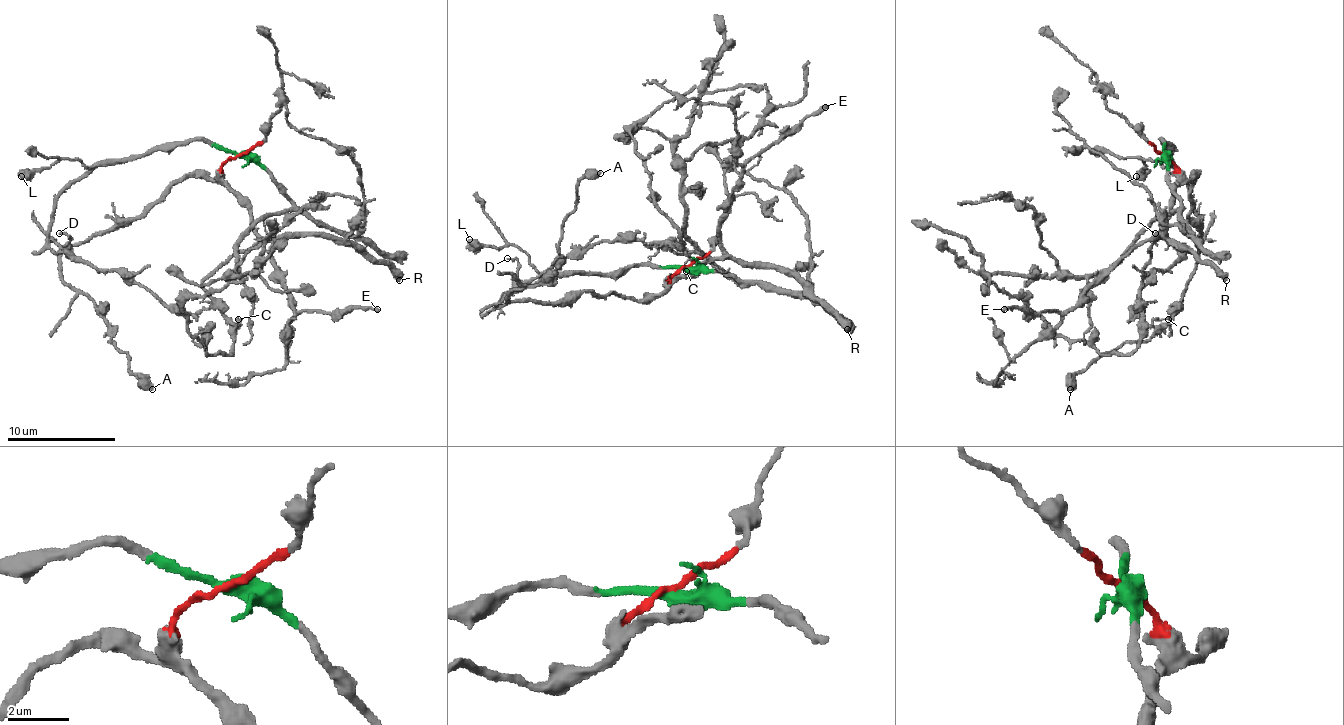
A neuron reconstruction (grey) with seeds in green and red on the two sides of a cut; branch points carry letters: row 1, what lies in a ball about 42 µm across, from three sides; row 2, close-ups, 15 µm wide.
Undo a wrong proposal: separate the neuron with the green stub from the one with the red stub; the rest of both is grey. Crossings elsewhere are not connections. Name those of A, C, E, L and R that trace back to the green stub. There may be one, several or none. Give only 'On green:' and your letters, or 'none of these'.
On green: L

